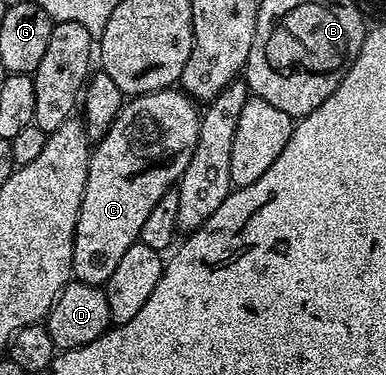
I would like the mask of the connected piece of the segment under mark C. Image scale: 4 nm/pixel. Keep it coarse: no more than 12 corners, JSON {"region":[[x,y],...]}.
{"region":[[181,89],[123,101],[90,151],[72,274],[105,287],[192,160]]}

